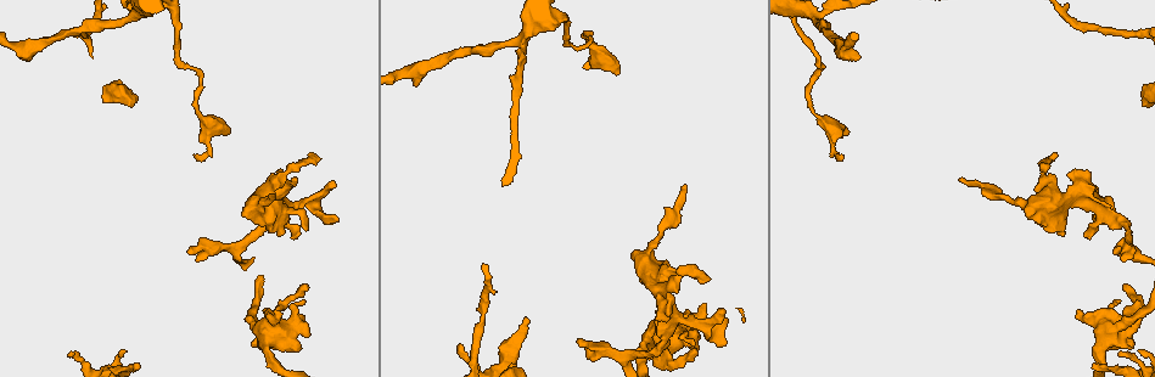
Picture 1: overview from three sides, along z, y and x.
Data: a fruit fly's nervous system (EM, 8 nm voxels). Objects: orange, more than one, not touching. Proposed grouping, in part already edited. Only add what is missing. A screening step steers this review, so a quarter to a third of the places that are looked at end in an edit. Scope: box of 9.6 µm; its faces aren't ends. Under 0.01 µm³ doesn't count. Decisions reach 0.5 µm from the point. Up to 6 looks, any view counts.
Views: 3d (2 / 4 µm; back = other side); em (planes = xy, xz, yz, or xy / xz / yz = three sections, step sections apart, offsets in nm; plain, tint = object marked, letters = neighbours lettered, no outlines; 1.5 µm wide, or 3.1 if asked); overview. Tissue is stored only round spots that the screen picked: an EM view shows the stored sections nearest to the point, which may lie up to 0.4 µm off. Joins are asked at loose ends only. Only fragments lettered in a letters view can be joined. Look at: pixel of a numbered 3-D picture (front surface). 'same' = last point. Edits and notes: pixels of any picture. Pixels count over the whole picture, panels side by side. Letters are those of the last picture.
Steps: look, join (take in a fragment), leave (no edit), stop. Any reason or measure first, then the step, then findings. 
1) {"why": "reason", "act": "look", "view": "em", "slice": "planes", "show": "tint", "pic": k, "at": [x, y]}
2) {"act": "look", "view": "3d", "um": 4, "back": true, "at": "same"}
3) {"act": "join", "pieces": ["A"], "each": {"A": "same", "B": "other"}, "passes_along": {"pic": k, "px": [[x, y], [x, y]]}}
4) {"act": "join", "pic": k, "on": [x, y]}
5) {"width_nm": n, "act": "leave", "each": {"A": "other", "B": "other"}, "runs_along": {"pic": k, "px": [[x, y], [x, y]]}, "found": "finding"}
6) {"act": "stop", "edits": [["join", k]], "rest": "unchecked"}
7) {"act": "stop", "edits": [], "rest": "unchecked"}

{"why": "free end", "act": "look", "view": "em", "slice": "planes", "show": "plain", "pic": 1, "at": [1113, 253]}

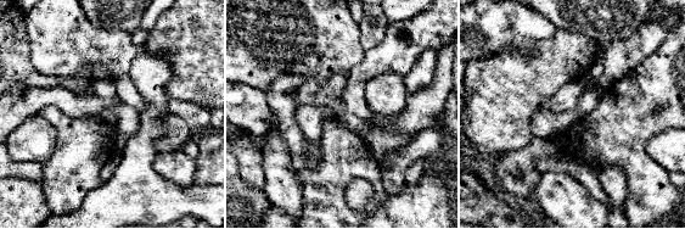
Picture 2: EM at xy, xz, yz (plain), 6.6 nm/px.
{"act": "look", "view": "em", "slice": "planes", "show": "tint", "at": "same"}

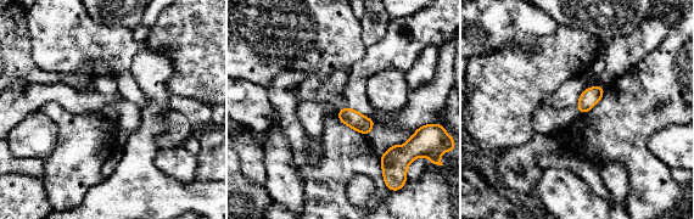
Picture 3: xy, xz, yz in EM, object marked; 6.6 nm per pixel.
{"act": "look", "view": "em", "slice": "planes", "show": "letters", "at": "same"}

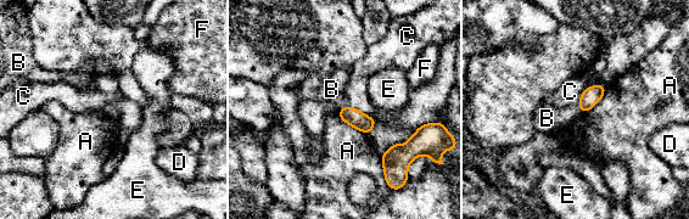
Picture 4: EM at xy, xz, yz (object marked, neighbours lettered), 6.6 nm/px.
{"act": "leave", "each": {"A": "other", "B": "other", "C": "other", "D": "other", "E": "other", "F": "other"}, "border": {"pic": 4, "px": [[346, 106], [340, 110]]}, "found": "none of them fits"}

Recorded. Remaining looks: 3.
{"why": "thin end", "act": "look", "view": "em", "um": 3.1, "slice": "yz", "step": 16, "show": "letters", "pic": 1, "at": [459, 347]}

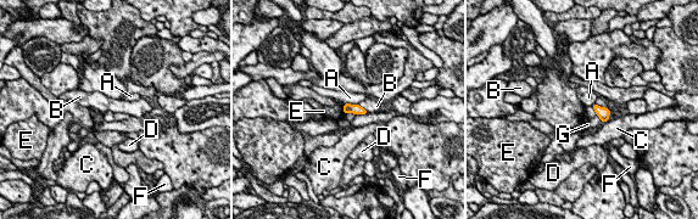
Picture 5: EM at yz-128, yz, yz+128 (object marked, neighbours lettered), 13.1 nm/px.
{"longest_contact_nm": ["B", 170], "act": "leave", "each": {"A": "other", "B": "other", "C": "other", "D": "other", "E": "other", "F": "other", "G": "other"}, "border": {"pic": 5, "px": [[595, 104], [606, 107]]}, "found": "none of them fits"}

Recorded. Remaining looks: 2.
{"act": "stop", "edits": [], "rest": "unchecked"}

